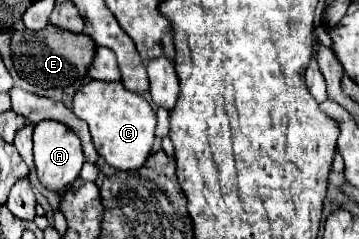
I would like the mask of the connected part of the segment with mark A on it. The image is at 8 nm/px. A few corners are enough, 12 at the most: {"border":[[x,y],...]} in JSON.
{"border":[[57,120],[33,128],[35,170],[65,190],[85,162],[81,140]]}

